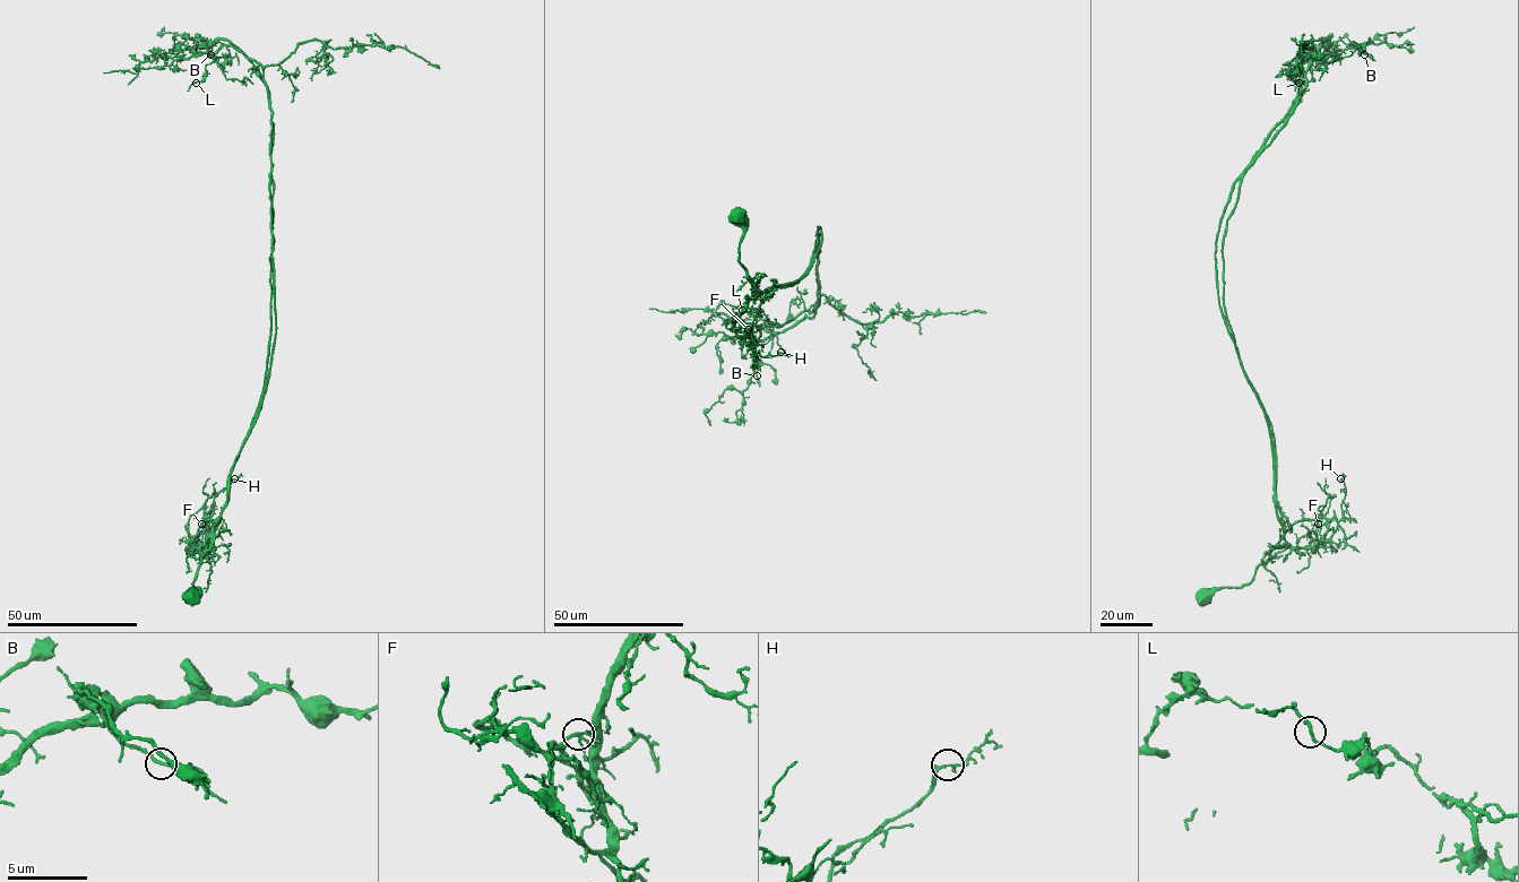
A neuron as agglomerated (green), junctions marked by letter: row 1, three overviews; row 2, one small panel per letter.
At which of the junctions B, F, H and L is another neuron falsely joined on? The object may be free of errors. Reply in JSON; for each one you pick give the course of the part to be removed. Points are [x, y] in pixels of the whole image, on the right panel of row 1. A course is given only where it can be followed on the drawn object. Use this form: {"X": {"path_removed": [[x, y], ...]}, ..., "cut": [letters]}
{"F": {"path_removed": [[1318, 524], [1313, 546], [1285, 539], [1223, 236], [1320, 44], [1339, 54], [1414, 26]]}, "cut": ["F"]}

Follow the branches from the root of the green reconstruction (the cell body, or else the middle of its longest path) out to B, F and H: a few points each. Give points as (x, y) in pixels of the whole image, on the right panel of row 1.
B: (1205, 596), (1246, 585), (1284, 533), (1272, 431), (1224, 305), (1226, 221), (1320, 44), (1364, 54)
F: (1205, 596), (1204, 591), (1246, 585), (1292, 526), (1317, 519), (1318, 524)
H: (1205, 596), (1204, 591), (1246, 585), (1296, 522), (1320, 518), (1338, 521), (1346, 495), (1341, 478)

